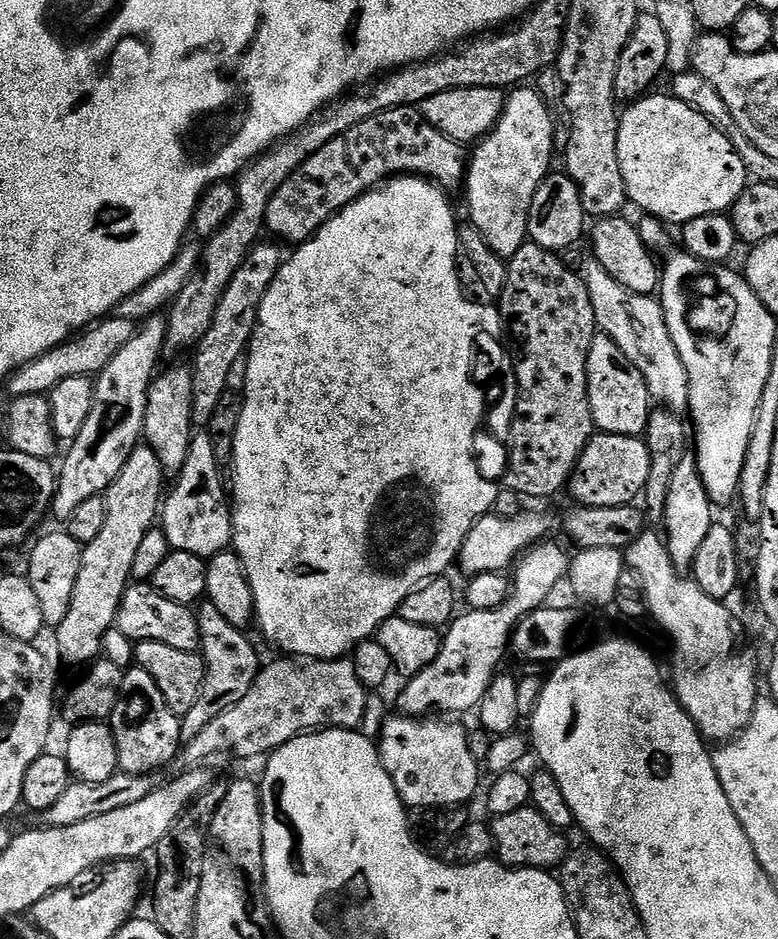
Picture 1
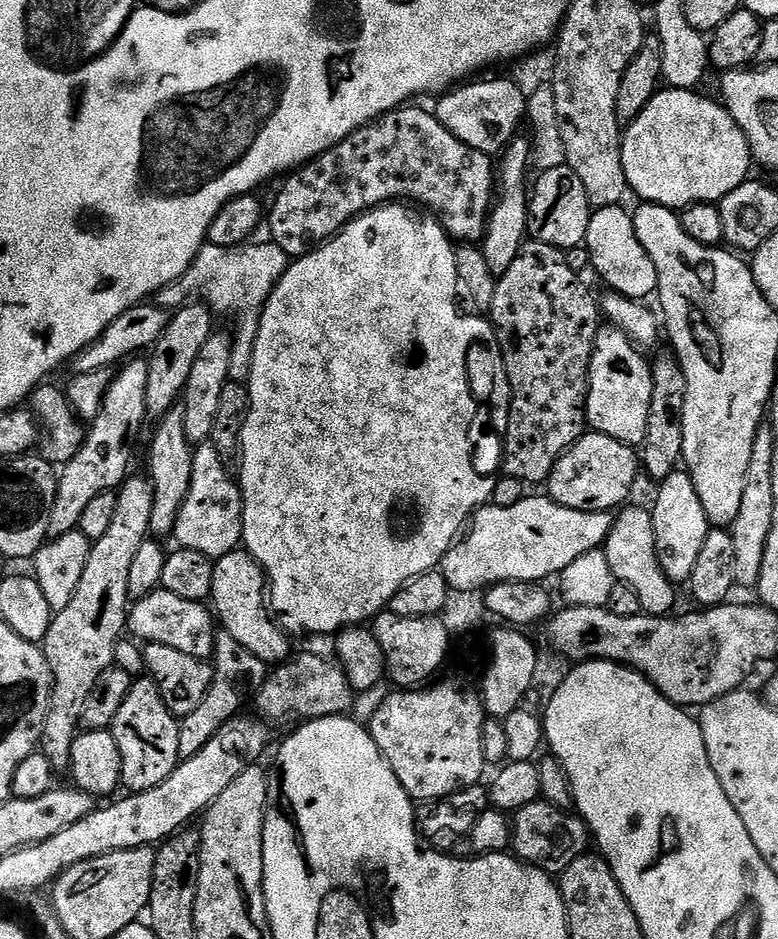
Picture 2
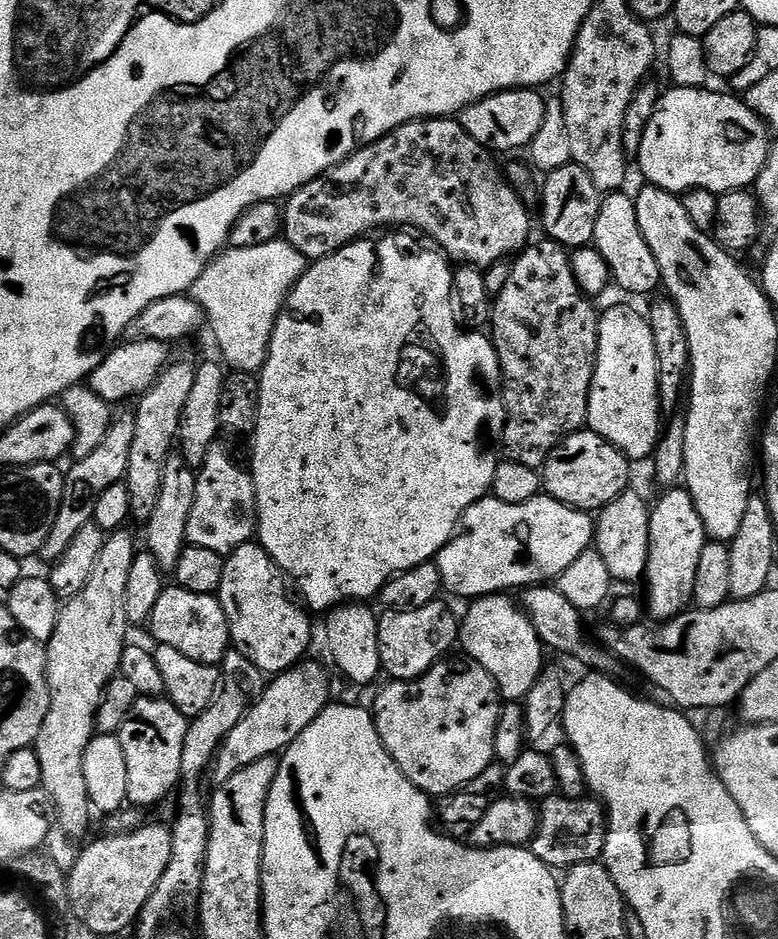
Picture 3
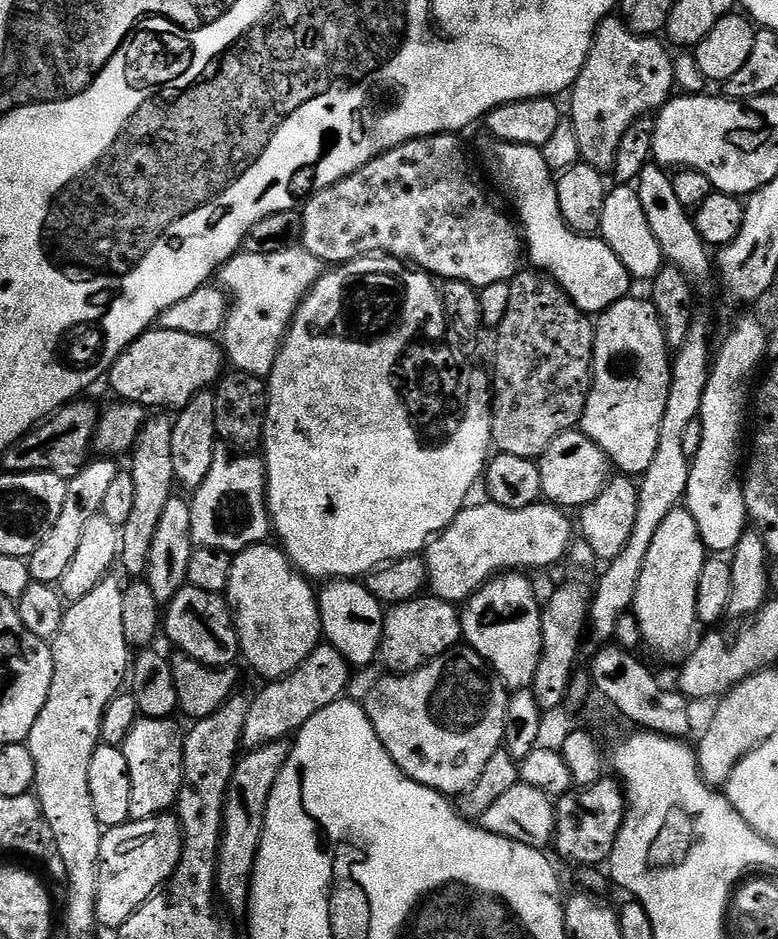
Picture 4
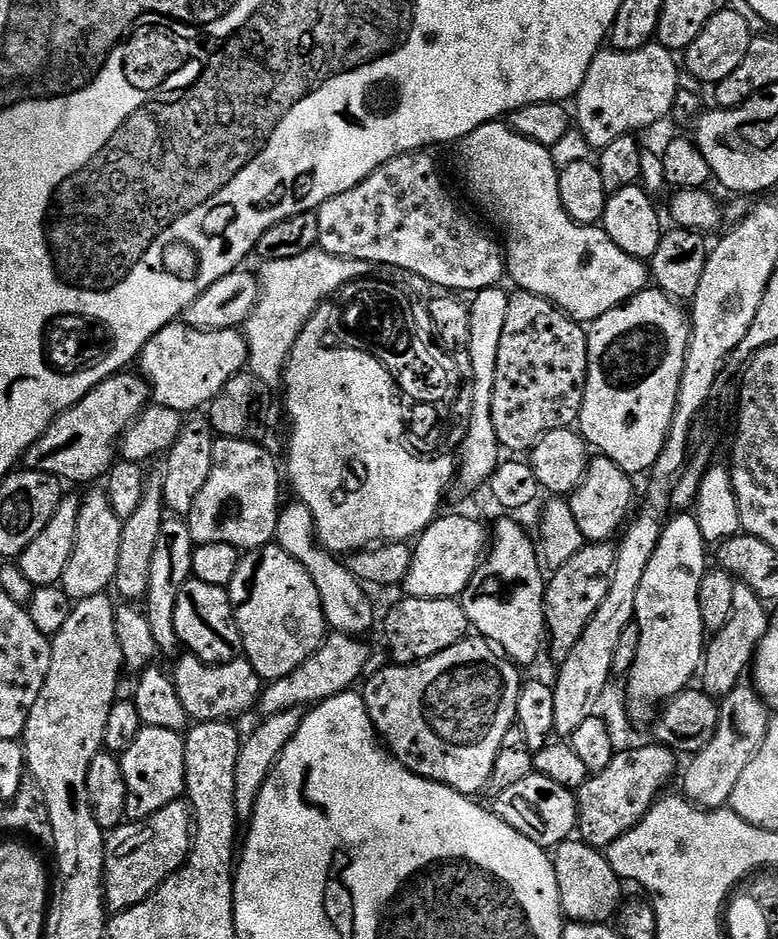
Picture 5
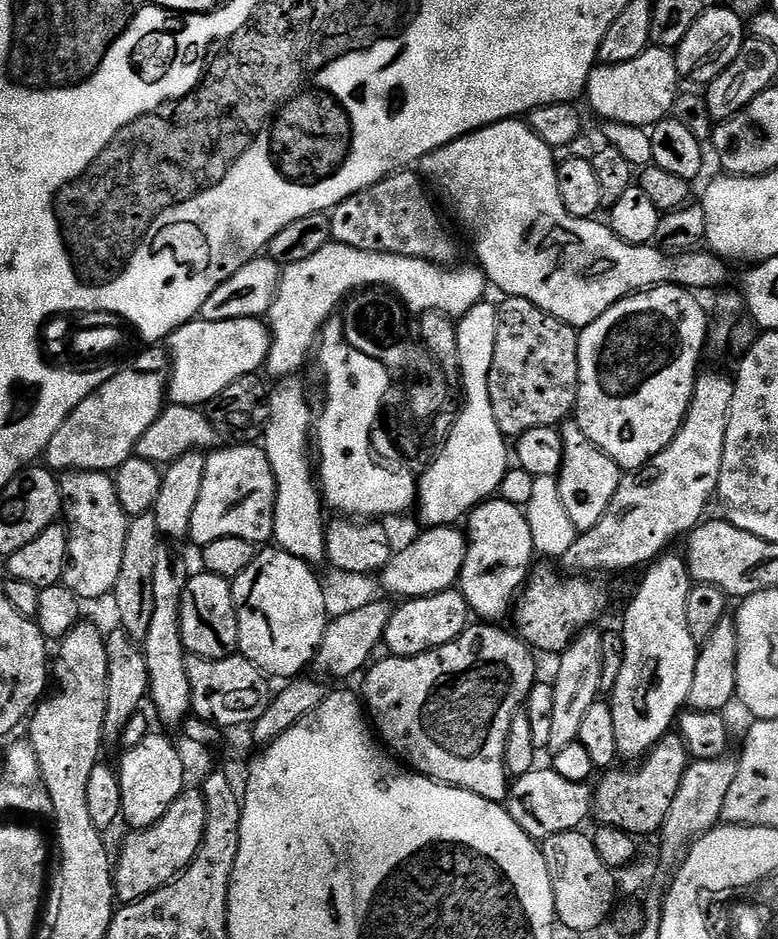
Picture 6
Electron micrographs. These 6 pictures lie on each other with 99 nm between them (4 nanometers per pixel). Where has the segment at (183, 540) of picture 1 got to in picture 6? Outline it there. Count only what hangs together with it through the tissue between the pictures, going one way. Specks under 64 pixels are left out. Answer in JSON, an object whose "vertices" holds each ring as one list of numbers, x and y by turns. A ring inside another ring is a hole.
{"vertices":[[240,442,235,446,228,446,232,448,217,447,215,450,209,451,206,456,206,470,202,478,202,491,198,493,198,506,194,506,194,518,192,519,192,535,190,537,191,543,196,543,197,546,203,546,214,542,218,538,242,538,249,540,251,544,260,546,265,542,273,539,272,531,274,530,274,510,276,509,276,479,272,473,272,467,268,461,268,456,264,453,263,447,257,446,252,442]]}

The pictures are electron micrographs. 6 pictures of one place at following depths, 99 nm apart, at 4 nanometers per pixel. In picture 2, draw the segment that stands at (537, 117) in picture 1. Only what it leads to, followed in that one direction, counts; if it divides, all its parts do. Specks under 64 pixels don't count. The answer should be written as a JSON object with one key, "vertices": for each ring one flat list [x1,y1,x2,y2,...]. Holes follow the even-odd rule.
{"vertices":[[517,138,508,145,502,156,504,161,501,164,499,161,498,164,498,199,488,213,488,228,484,231,482,241,486,263,497,277,506,274,506,270,510,270,514,258,518,258,528,236,528,197,530,195,528,170,530,171,531,155,531,143,527,139]]}

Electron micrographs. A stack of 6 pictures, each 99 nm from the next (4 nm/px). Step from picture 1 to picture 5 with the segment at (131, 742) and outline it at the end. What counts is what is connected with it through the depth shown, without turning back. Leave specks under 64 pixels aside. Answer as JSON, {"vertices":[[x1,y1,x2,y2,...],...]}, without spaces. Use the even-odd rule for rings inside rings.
{"vertices":[[141,727,134,742,119,757,122,774,126,778,126,817,132,822,149,820,158,810,170,806,170,802,185,795,186,758,184,757,185,737,168,729]]}

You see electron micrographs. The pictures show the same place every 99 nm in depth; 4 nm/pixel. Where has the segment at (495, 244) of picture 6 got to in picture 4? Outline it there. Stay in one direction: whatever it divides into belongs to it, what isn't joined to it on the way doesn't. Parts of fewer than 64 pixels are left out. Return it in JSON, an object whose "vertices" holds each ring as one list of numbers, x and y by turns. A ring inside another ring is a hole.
{"vertices":[[499,142,489,145,484,152,488,172,493,182,504,191,505,198,516,207,526,256,532,259,531,267,551,276,583,312,599,314,614,306,614,302,625,299,634,287,626,266,618,262,618,254,614,254,599,235,582,236,562,218,554,172,548,168,541,149]]}

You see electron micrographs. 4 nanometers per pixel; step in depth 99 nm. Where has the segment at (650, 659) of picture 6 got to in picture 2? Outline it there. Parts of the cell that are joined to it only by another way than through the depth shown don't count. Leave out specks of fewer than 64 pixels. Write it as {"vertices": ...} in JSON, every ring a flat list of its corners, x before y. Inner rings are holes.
{"vertices":[[684,470,671,472,666,479,659,481,657,488,660,489,656,492,656,505,651,505,650,511,654,518,658,562,668,580,691,581,698,553,702,551,702,542,706,542,706,534,710,531,706,510,702,510,702,498,698,498,698,490,694,490,694,482]]}

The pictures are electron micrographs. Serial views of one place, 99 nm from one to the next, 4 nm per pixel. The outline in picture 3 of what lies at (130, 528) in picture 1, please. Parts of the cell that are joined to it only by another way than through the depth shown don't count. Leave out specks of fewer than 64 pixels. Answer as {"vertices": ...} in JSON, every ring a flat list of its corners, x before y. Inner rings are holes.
{"vertices":[[128,530,113,532,105,539,102,554,98,554,98,562,94,566,94,574,90,574,90,582,86,582,86,590,61,607,56,629,46,645,50,706,46,722,42,722,42,730,38,730,34,747,38,762,42,765,42,787,56,808,59,831,61,828,66,835,80,841,85,839,83,836,88,832,88,823,94,817,92,803,86,794,86,778,82,775,82,754,86,754,86,746,92,741,100,700,104,697,108,683,121,671,120,659,130,631,126,618,126,581,130,579,130,566,134,566,137,551,138,545,132,541]]}

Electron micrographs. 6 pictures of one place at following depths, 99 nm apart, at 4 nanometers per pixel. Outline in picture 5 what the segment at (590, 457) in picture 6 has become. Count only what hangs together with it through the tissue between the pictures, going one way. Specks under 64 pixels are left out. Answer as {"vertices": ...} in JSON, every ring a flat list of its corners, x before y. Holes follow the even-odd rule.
{"vertices":[[596,454,589,459,584,480,566,500,587,543,602,544,611,541,611,536,615,537,625,527,633,511,632,480,633,477,622,471,610,458]]}

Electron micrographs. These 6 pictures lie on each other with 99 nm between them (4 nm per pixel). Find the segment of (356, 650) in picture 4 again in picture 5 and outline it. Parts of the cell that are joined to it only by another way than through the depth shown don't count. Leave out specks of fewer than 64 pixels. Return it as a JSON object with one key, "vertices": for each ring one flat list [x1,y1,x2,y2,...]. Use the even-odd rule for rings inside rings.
{"vertices":[[285,503,281,507,275,543,286,550,286,554,294,557,306,570,306,574,310,574,310,578,314,578,314,586,318,586,318,598,322,598,327,627,336,634,363,637,363,632,370,631,376,620,376,608,368,597,369,589,358,578,354,578,343,559,337,558,318,543,312,511,302,503,291,503]]}

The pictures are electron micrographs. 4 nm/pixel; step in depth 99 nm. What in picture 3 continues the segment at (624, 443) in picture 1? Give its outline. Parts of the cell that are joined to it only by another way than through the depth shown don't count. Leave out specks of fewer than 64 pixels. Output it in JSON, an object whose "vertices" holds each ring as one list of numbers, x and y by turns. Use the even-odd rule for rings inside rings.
{"vertices":[[581,430,564,437,548,456,542,469,542,488,547,495,579,512,599,513,618,494,629,491,628,467,630,461,614,445,597,432]]}

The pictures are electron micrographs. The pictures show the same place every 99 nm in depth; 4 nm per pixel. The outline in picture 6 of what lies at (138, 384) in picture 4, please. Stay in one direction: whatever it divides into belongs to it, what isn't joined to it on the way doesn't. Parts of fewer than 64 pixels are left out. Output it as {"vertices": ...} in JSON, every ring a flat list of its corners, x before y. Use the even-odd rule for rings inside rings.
{"vertices":[[197,318,174,330,167,340,168,352,172,355,172,377,169,375,166,380,167,399,173,404,194,408,218,398,230,382,257,375,267,365,272,333,260,318,230,318,230,322]]}

